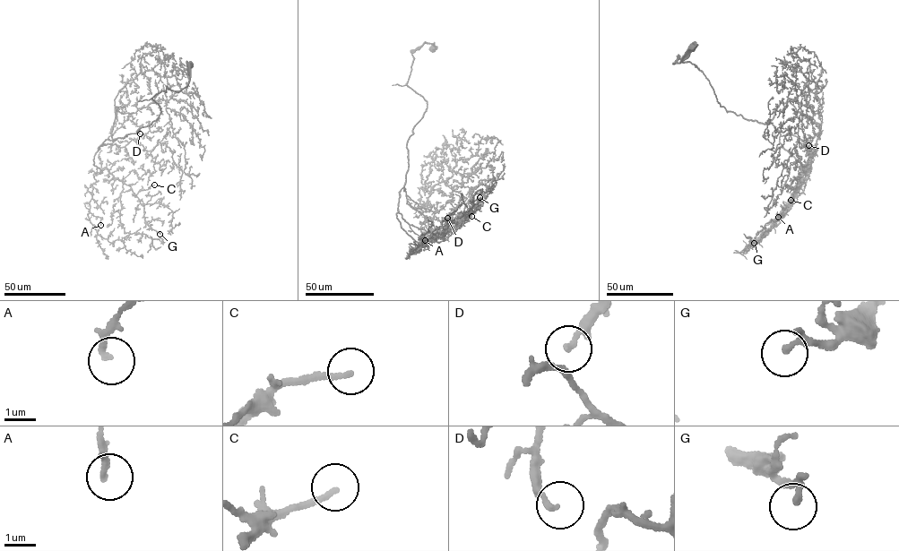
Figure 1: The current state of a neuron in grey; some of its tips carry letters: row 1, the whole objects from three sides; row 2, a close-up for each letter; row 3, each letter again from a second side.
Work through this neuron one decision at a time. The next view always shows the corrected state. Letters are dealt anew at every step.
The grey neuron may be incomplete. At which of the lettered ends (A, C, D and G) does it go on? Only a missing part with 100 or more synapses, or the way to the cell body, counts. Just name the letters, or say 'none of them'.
C

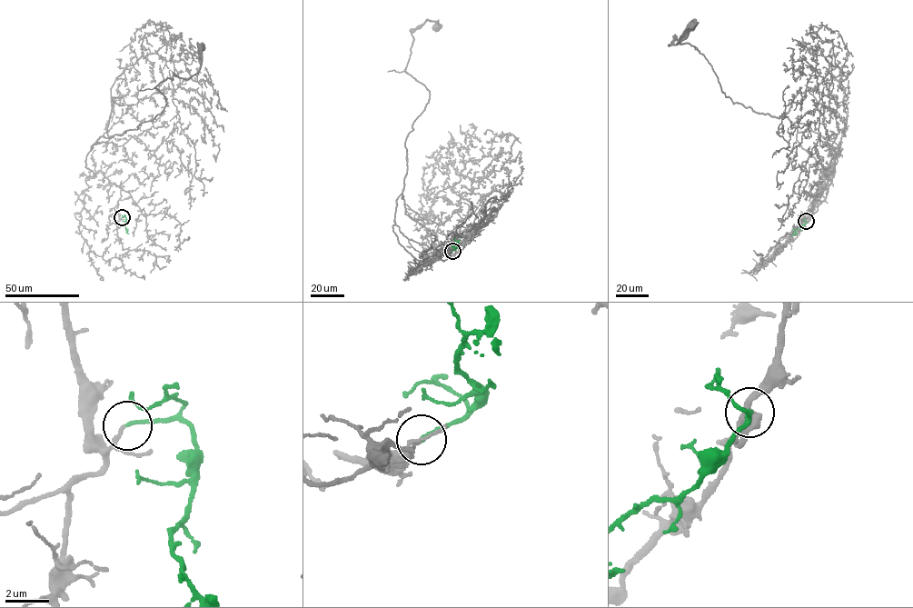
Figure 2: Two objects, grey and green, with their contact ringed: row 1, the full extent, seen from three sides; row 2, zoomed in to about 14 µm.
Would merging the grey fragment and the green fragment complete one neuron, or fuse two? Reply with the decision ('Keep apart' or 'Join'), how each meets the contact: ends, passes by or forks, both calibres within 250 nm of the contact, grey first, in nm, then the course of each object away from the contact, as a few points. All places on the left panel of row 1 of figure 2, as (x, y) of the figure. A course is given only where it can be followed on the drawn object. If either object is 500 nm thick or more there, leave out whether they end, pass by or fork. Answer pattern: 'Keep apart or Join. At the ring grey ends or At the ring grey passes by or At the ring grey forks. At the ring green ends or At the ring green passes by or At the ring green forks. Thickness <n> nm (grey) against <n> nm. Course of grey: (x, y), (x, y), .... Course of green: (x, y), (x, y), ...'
Join. At the ring grey passes by. At the ring green ends. Thickness 130 nm (grey) against 160 nm. Course of grey: (122, 217), (120, 188), (85, 167), (90, 146), (163, 112), (165, 96), (154, 88), (197, 73), (202, 48). Course of green: (122, 217), (125, 217), (124, 224), (129, 234)

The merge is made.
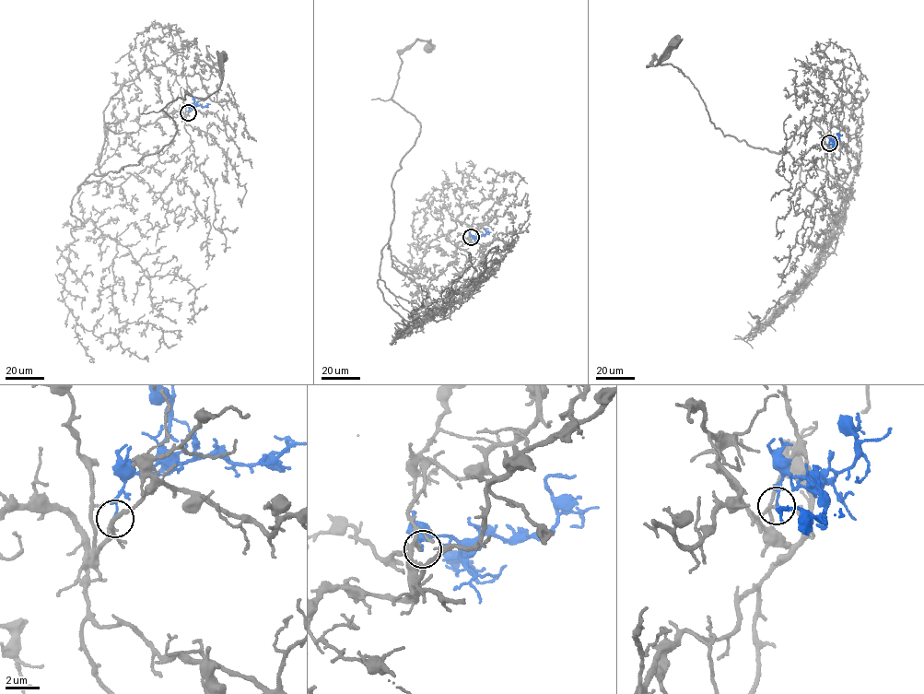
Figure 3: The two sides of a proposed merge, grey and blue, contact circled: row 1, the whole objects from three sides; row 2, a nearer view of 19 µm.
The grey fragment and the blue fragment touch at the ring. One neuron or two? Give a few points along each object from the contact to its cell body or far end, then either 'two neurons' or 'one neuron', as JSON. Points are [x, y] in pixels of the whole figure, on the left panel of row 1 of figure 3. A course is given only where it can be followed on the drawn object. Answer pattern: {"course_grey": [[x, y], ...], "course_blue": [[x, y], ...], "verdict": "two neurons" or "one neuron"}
{"course_grey": [[188, 112], [128, 133], [105, 127], [99, 171], [171, 141], [175, 122], [160, 111], [216, 91], [223, 58]], "course_blue": [[188, 112], [193, 106], [209, 104]], "verdict": "two neurons"}

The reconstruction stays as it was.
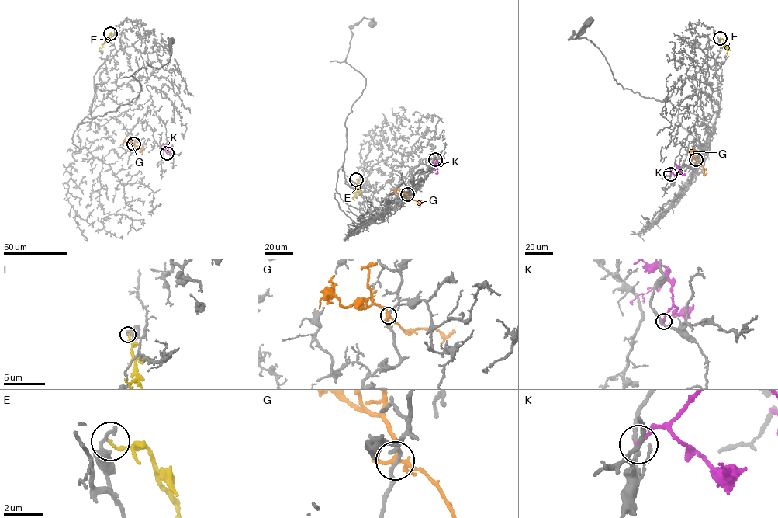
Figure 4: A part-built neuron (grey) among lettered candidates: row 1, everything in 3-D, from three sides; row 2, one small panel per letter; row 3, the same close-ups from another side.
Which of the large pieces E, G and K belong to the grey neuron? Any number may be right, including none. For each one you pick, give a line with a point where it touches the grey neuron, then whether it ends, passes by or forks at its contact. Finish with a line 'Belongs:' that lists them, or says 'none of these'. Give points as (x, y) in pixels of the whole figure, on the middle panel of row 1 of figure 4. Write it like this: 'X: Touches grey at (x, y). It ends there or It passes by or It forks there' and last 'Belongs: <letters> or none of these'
Belongs: none of these

